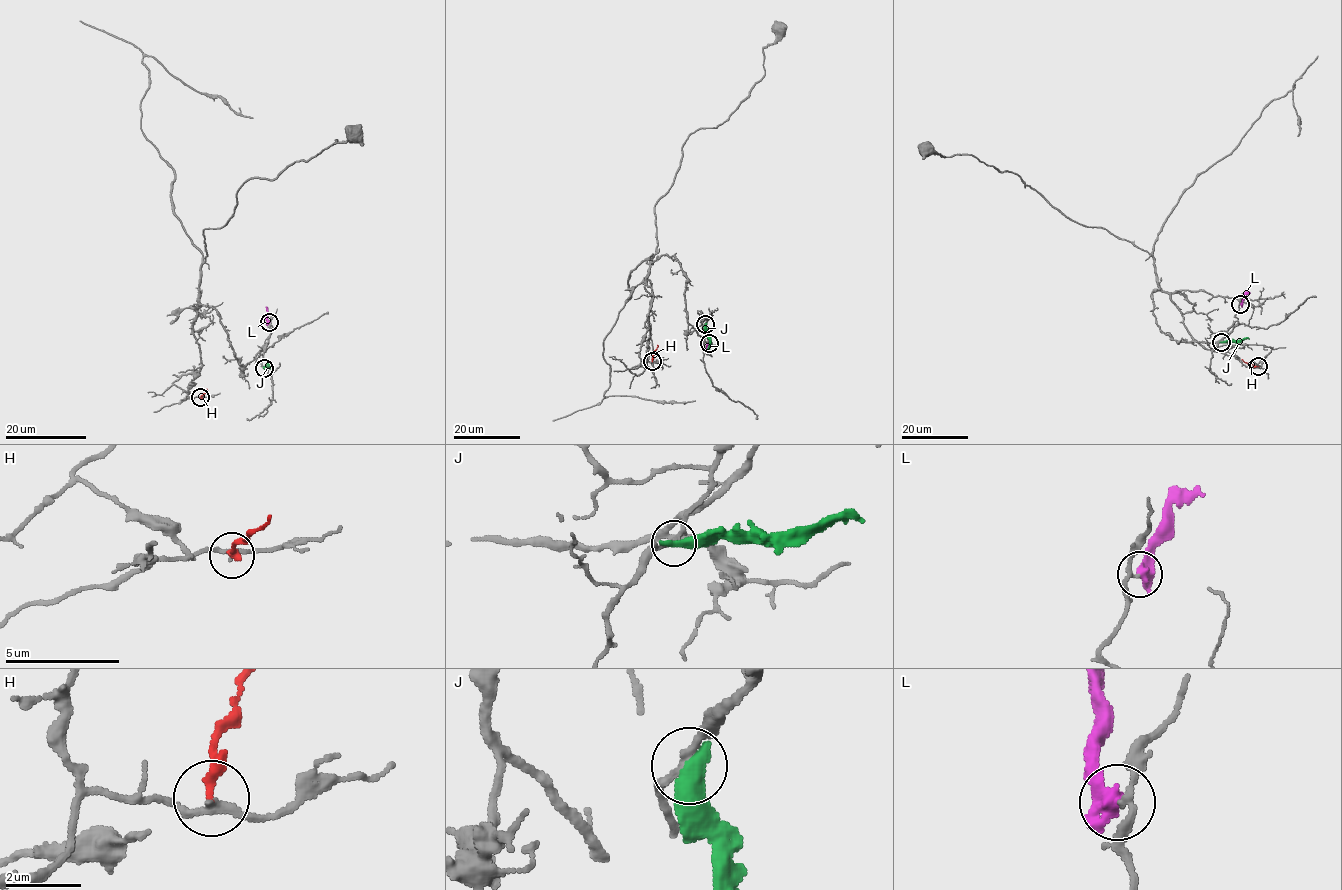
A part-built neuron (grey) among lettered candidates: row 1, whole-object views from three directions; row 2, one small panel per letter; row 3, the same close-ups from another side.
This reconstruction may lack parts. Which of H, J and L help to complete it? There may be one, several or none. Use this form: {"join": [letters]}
{"join": []}

